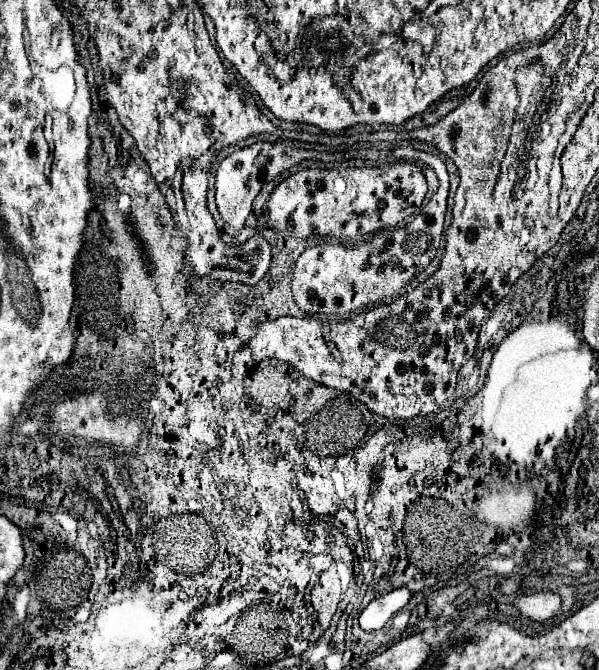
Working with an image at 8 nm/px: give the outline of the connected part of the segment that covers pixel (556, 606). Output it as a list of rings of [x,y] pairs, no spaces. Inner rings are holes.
[[[536,592],[528,596],[520,596],[516,600],[516,608],[534,622],[544,622],[560,610],[560,596],[554,592]]]

